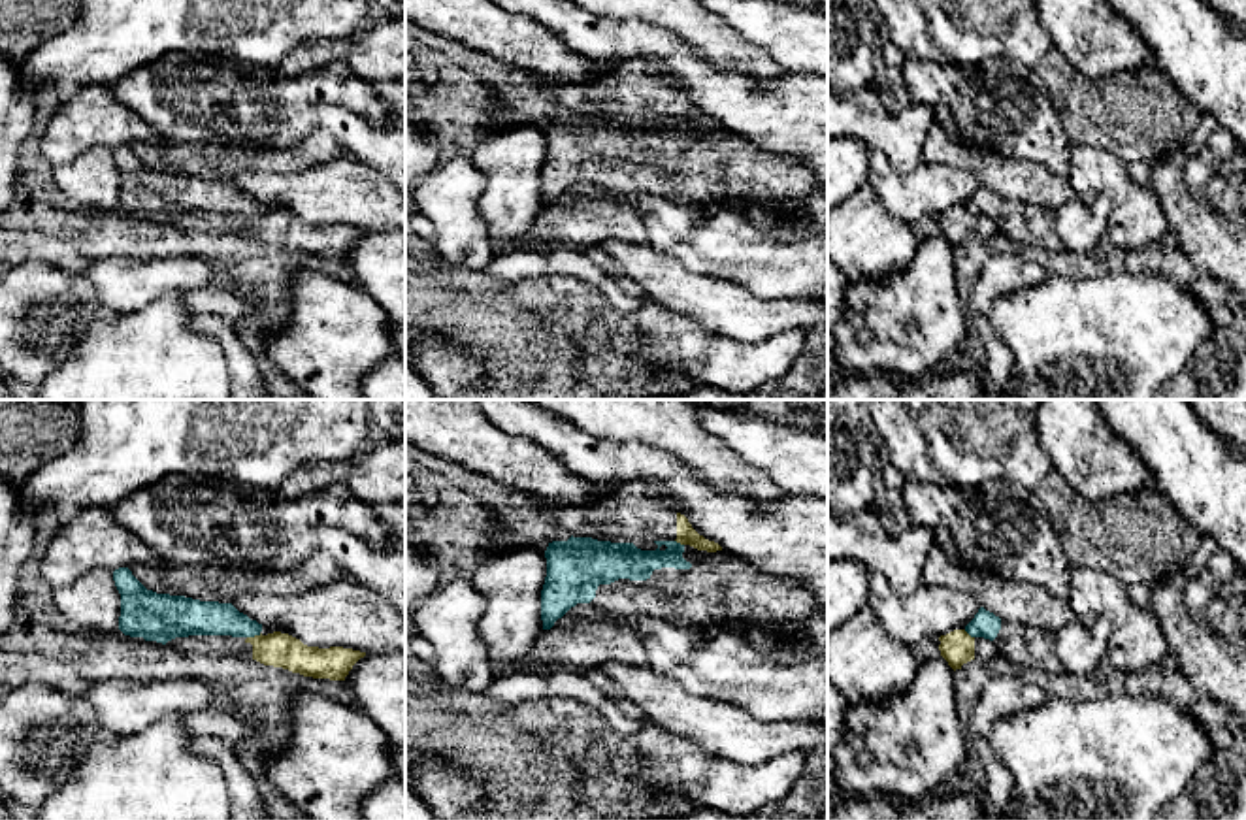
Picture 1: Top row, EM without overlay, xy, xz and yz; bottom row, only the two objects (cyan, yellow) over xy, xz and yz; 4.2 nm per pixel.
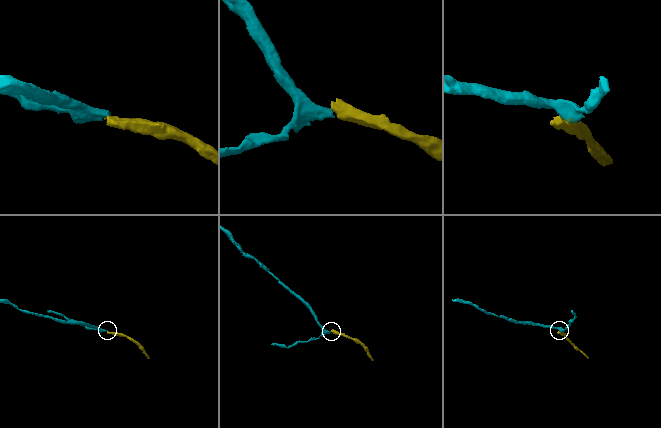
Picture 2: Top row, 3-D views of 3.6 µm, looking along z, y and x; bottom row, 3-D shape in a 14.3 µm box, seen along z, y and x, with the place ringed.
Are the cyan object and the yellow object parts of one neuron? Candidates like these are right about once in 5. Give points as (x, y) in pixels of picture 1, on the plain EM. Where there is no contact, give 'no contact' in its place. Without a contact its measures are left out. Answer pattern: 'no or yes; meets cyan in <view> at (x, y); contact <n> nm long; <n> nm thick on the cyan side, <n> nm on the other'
no; meets cyan in xy at (253, 213); contact 70 nm long; 140 nm thick on the cyan side, 150 nm on the other

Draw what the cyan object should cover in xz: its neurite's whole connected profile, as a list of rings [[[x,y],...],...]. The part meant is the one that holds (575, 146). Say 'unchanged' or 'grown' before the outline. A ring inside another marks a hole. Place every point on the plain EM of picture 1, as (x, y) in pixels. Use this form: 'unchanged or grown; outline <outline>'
grown; outline [[[573,113],[567,119],[549,121],[547,155],[541,168],[543,207],[550,207],[577,181],[590,181],[611,190],[664,196],[680,205],[737,200],[739,213],[756,226],[771,230],[794,222],[797,205],[824,192],[807,168],[763,153],[726,128],[707,130],[677,119],[654,121],[656,128]]]

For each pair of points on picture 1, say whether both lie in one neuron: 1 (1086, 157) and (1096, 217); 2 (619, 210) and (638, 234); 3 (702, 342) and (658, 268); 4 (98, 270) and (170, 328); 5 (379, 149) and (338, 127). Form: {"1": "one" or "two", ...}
{"1": "two", "2": "one", "3": "two", "4": "two", "5": "one"}

